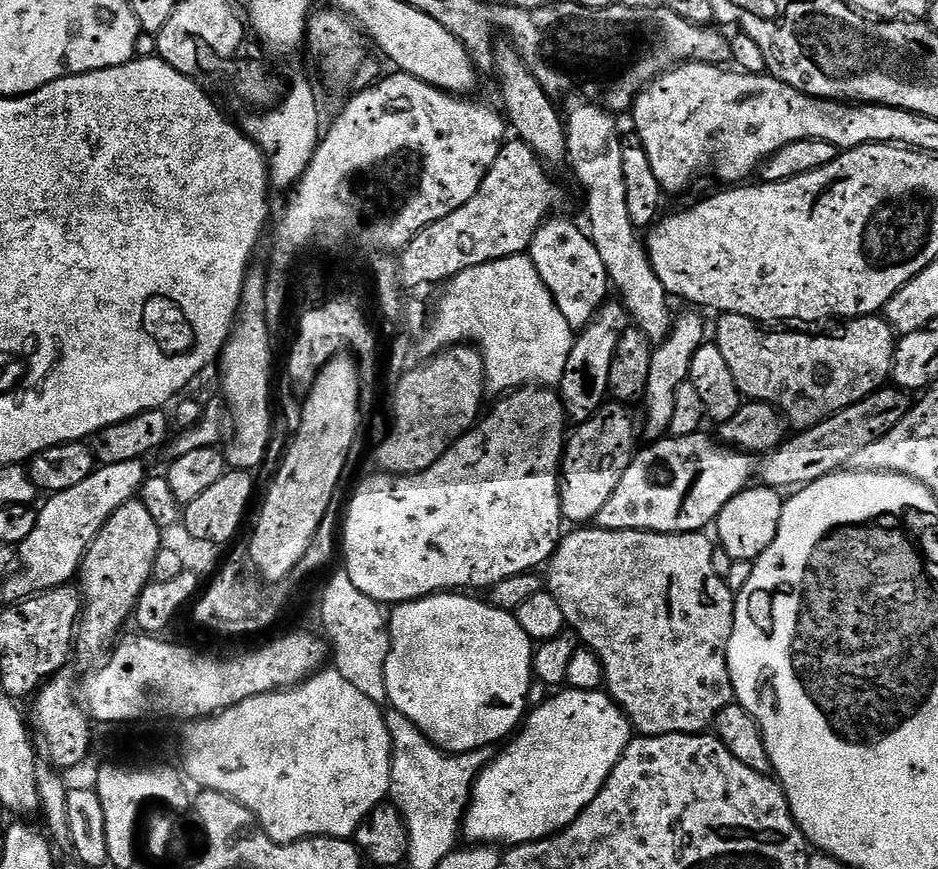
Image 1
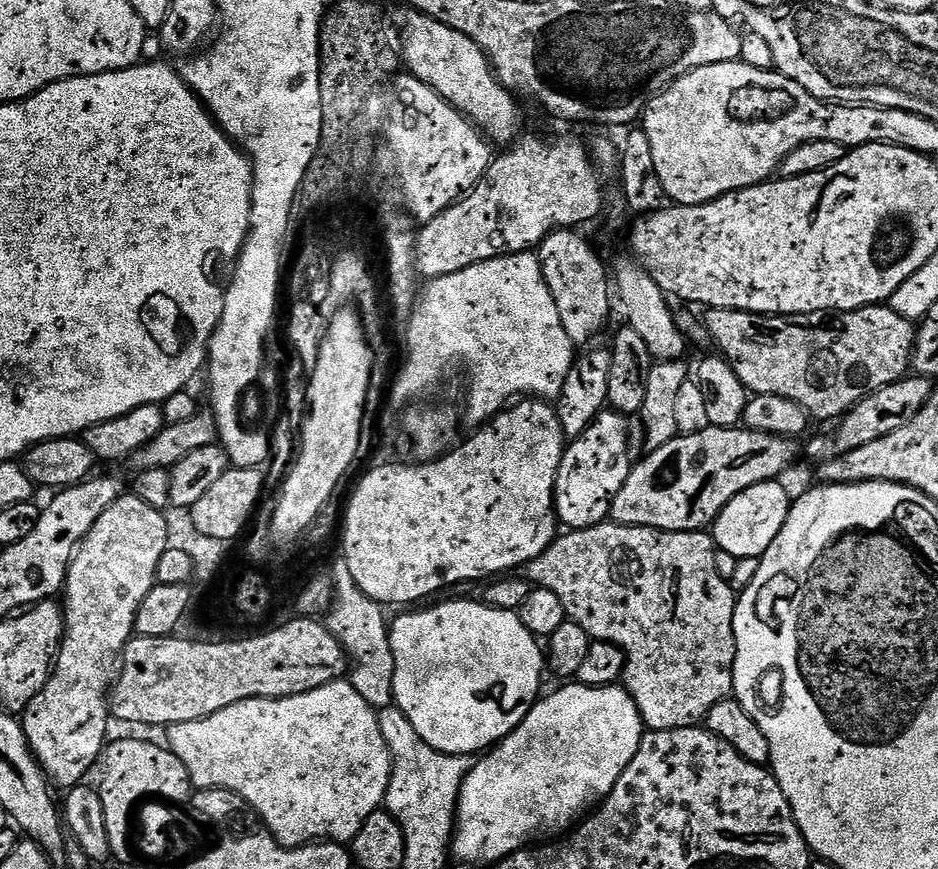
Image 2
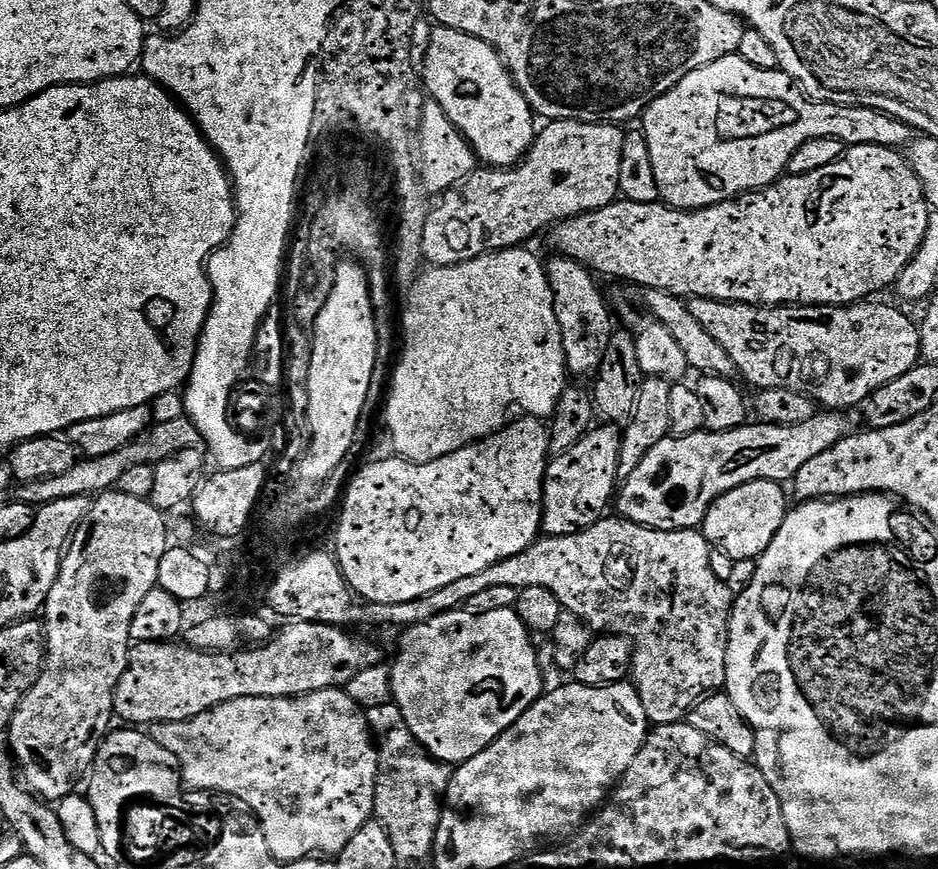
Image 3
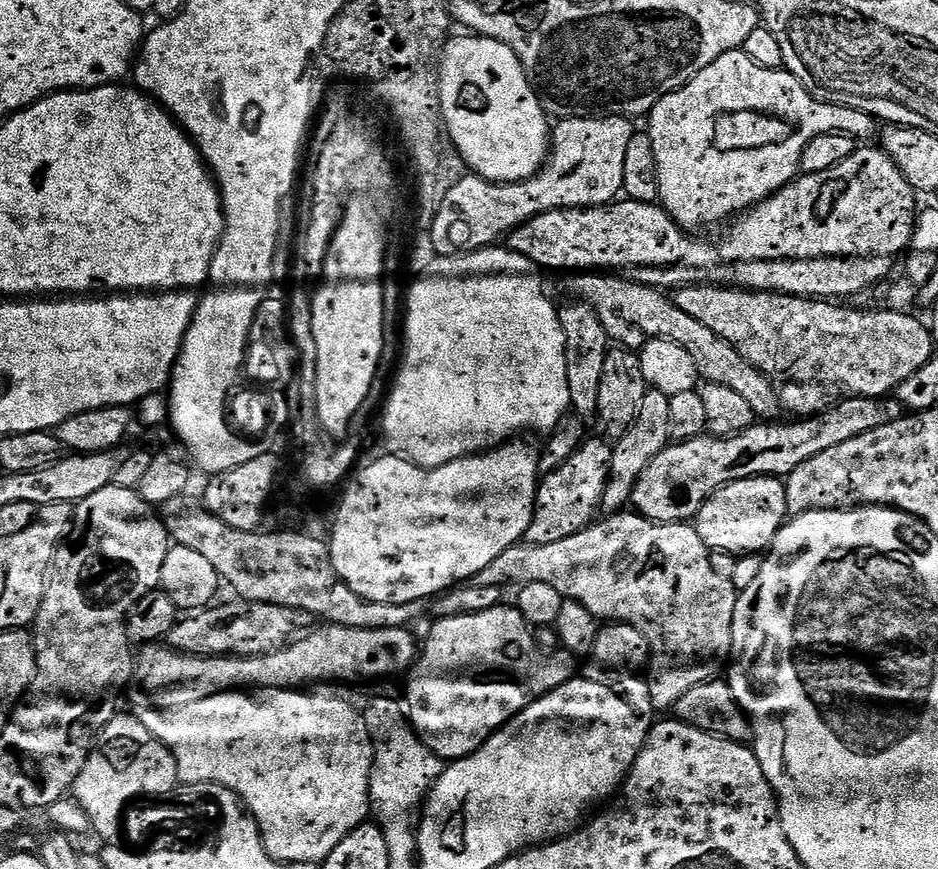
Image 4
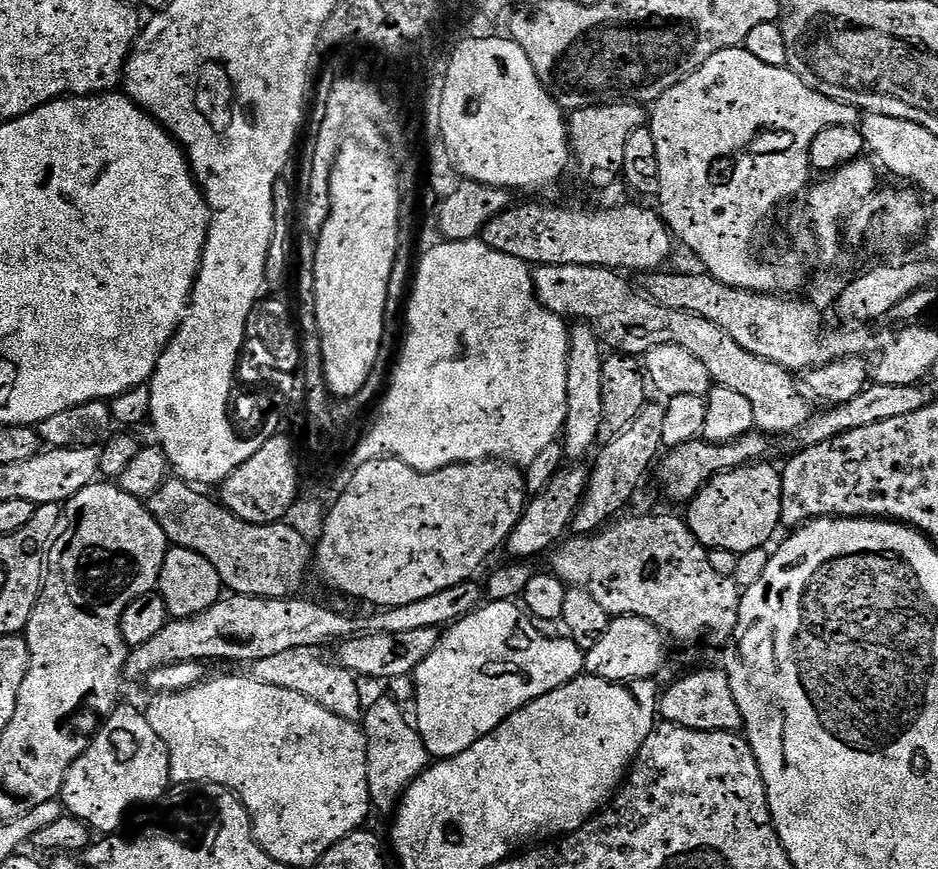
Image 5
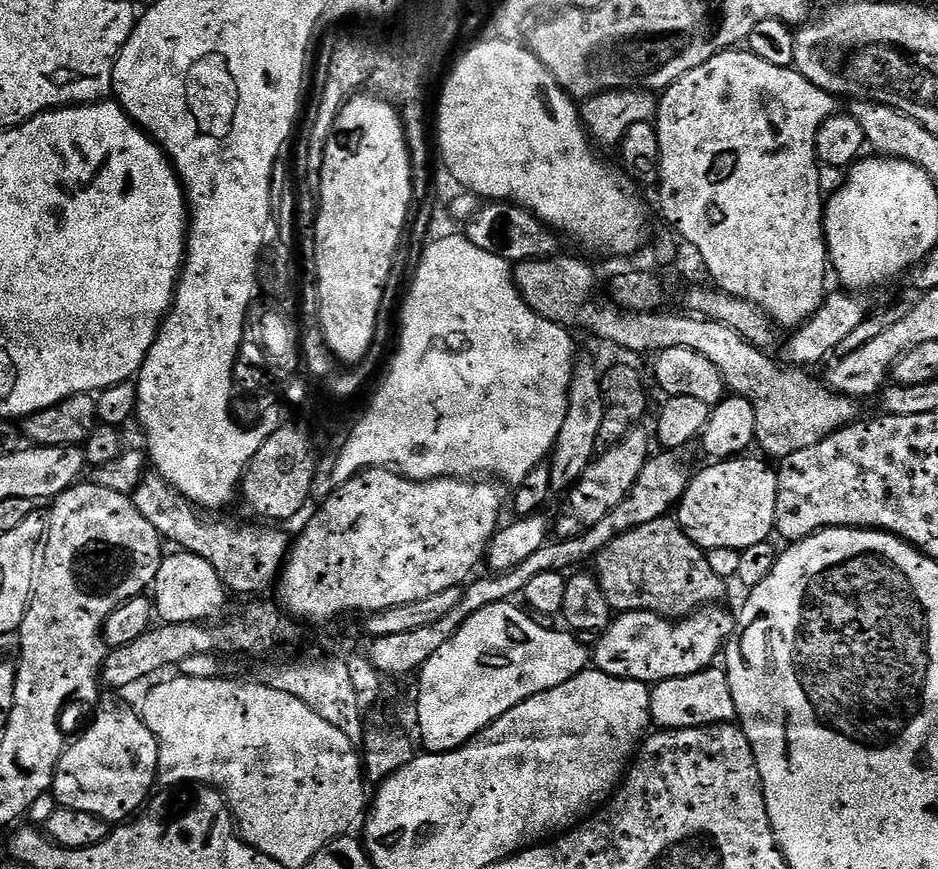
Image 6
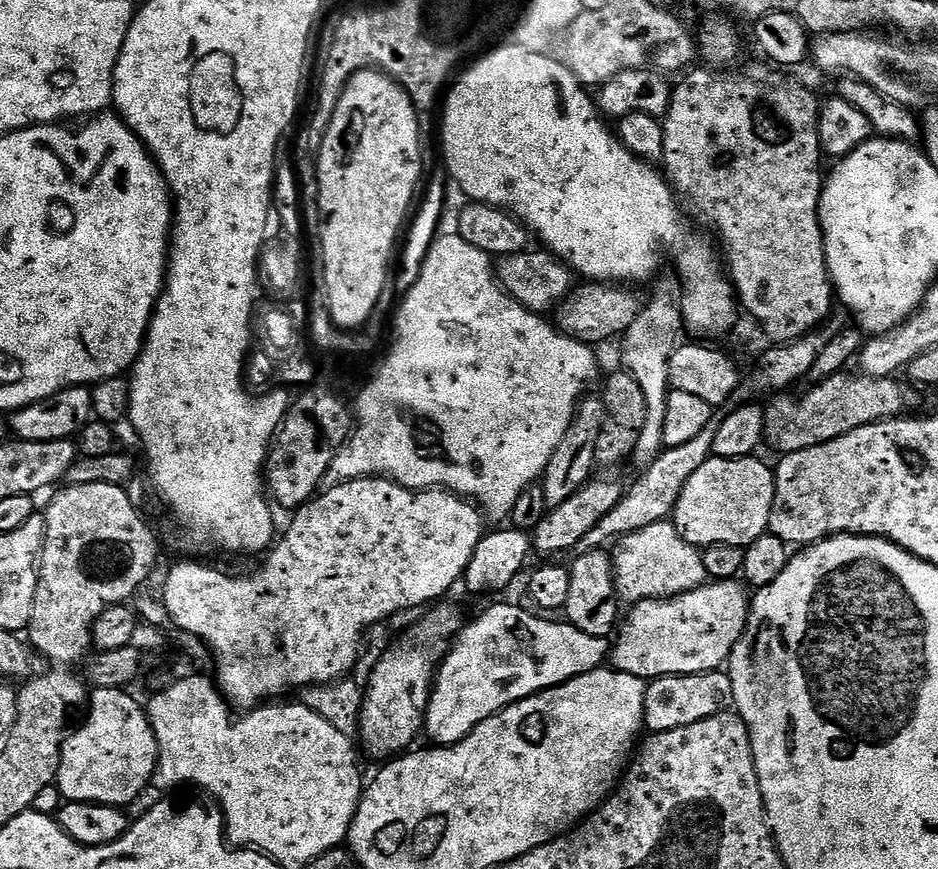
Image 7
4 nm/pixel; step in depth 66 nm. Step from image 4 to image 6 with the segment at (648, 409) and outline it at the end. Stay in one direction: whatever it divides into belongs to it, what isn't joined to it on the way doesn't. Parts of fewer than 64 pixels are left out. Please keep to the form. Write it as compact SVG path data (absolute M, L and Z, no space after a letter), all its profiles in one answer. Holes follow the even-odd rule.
M648 422L641 423L630 434L626 434L626 438L620 443L601 451L586 470L586 474L582 474L580 481L568 489L563 497L564 509L561 510L560 517L554 520L555 535L561 541L574 539L598 525L602 518L610 514L631 493L631 488L638 481L642 468L646 466L653 452L654 428Z

